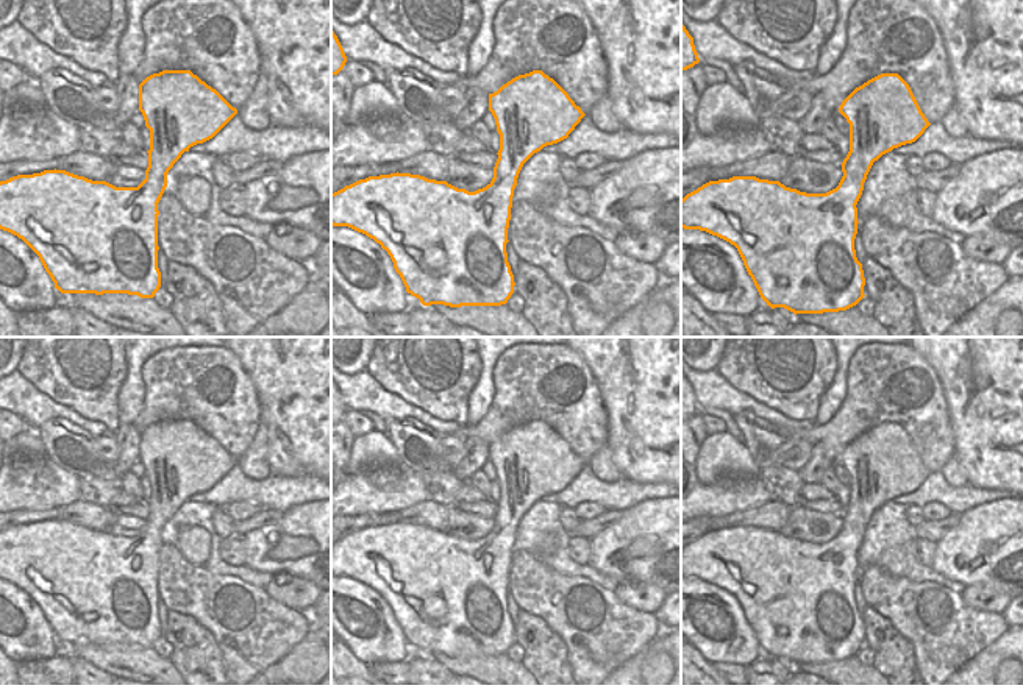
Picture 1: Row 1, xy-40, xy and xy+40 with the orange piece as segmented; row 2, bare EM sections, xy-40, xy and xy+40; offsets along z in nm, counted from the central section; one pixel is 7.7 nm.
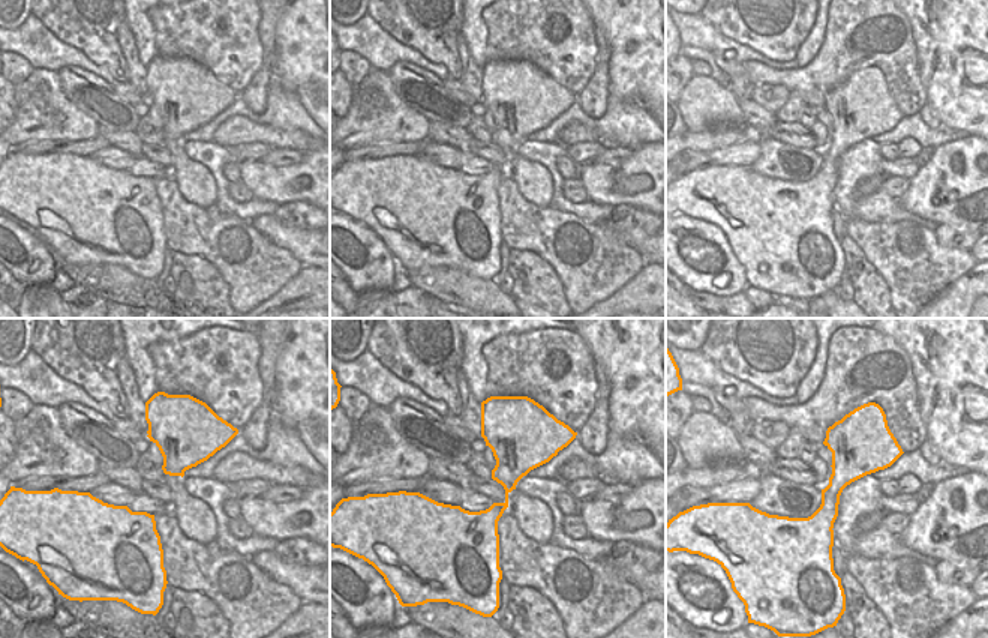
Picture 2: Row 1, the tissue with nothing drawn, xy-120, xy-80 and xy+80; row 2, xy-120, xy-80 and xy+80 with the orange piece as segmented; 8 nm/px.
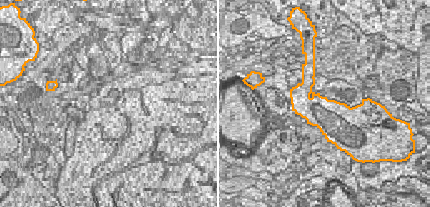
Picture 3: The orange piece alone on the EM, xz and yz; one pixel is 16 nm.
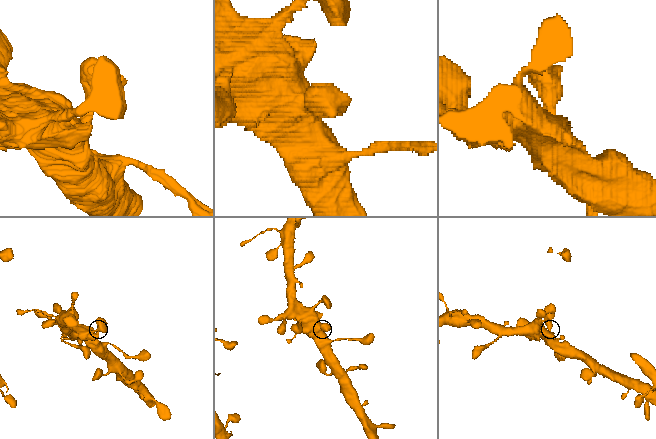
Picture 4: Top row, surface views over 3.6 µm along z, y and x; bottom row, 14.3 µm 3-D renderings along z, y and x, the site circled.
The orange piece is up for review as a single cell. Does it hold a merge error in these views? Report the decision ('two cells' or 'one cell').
one cell

